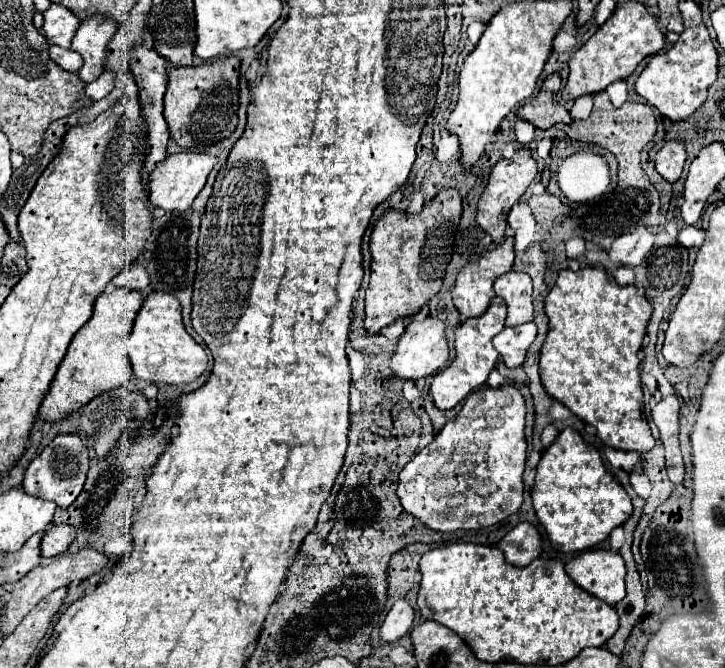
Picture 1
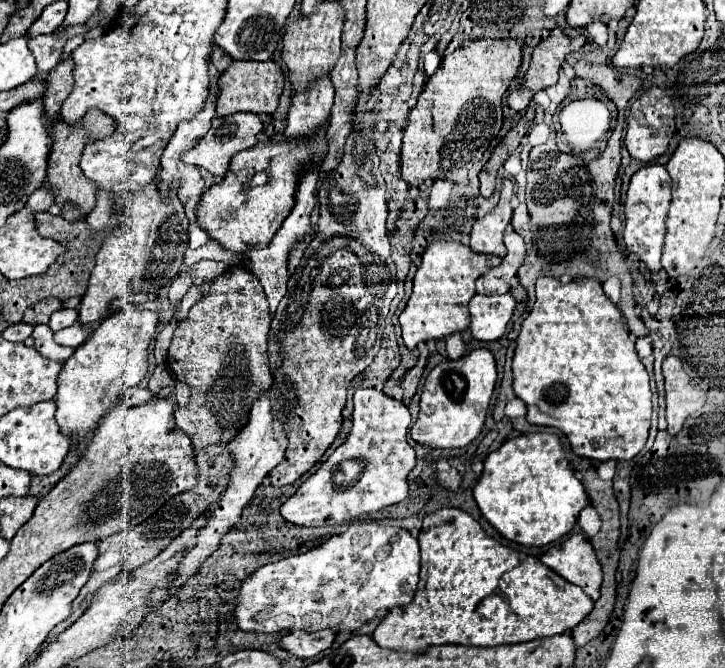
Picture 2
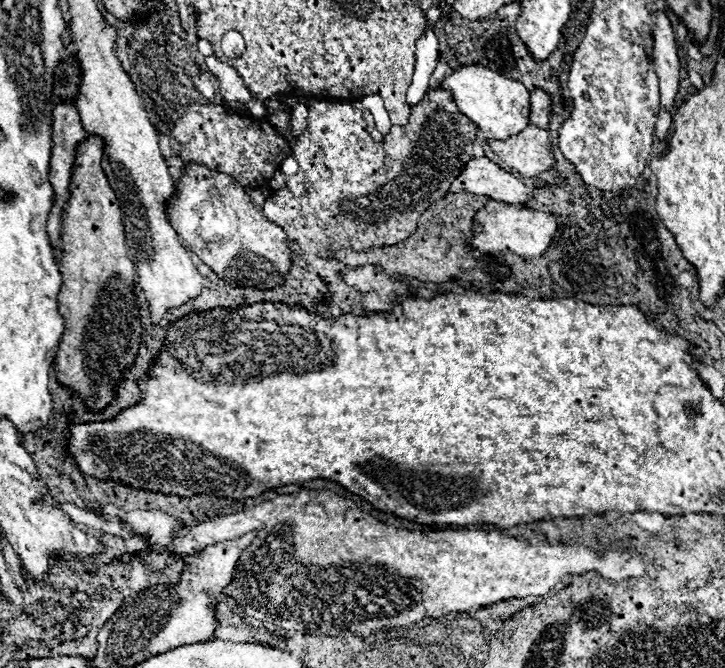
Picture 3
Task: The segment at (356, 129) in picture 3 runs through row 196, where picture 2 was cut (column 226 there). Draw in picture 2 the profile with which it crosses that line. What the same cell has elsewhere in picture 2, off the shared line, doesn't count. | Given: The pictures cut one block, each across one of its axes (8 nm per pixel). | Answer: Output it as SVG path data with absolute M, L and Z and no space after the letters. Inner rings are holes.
M230 266L230 270L212 280L210 294L190 308L188 318L174 332L168 364L178 380L192 388L190 402L178 408L174 418L176 426L192 438L194 450L214 442L228 444L246 426L250 406L258 400L258 394L272 386L266 358L270 322L268 300L260 280L244 268Z

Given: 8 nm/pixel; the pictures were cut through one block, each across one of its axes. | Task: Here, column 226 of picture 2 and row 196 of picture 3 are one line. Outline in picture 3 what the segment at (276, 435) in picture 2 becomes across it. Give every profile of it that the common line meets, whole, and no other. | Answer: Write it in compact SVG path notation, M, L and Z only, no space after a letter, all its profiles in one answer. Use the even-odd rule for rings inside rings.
M486 156L474 158L464 166L448 190L448 194L456 192L472 192L504 204L524 204L532 198L532 190L528 186L506 170L498 168Z

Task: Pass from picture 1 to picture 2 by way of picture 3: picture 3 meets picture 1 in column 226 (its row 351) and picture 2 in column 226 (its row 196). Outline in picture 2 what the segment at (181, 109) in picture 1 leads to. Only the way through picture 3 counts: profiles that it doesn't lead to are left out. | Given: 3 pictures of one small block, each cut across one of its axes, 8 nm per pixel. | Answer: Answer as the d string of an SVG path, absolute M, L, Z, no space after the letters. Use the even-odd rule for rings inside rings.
M234 60L226 72L218 78L218 98L216 98L216 116L230 116L236 112L256 112L256 114L274 114L278 98L284 90L282 68L274 60L266 62L246 62Z

